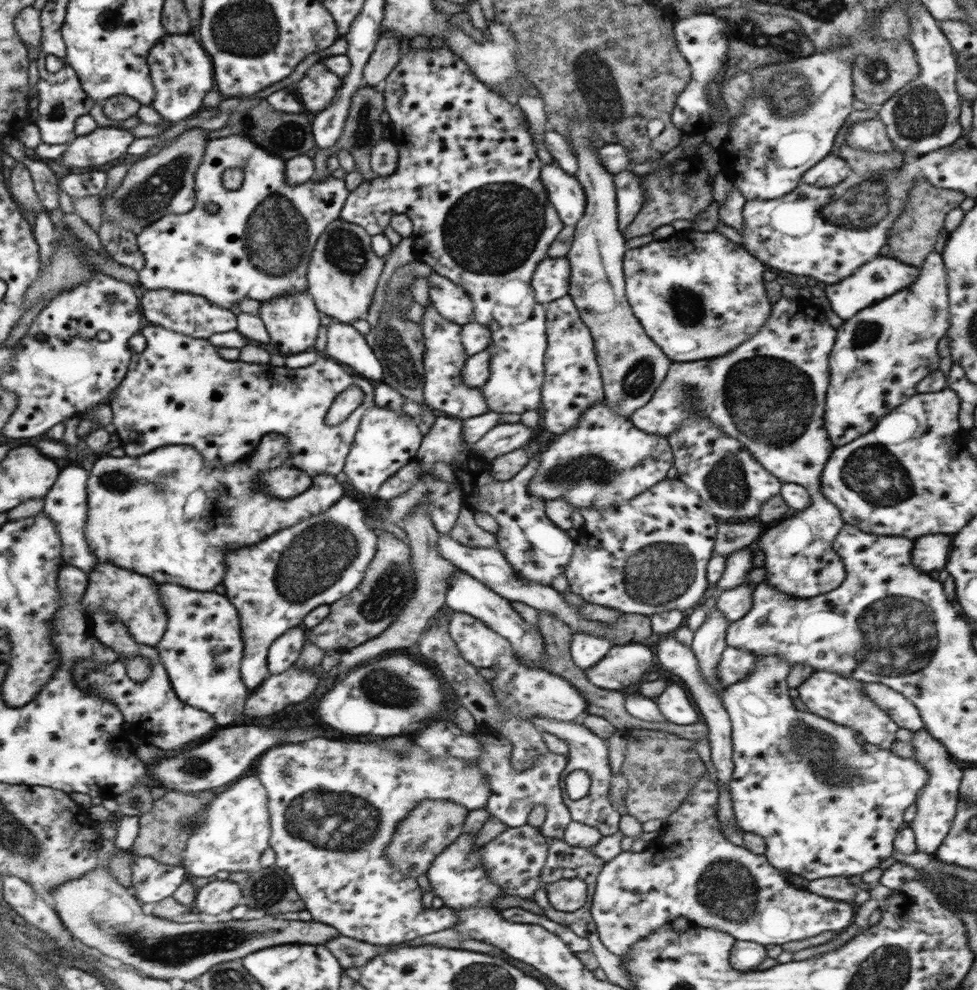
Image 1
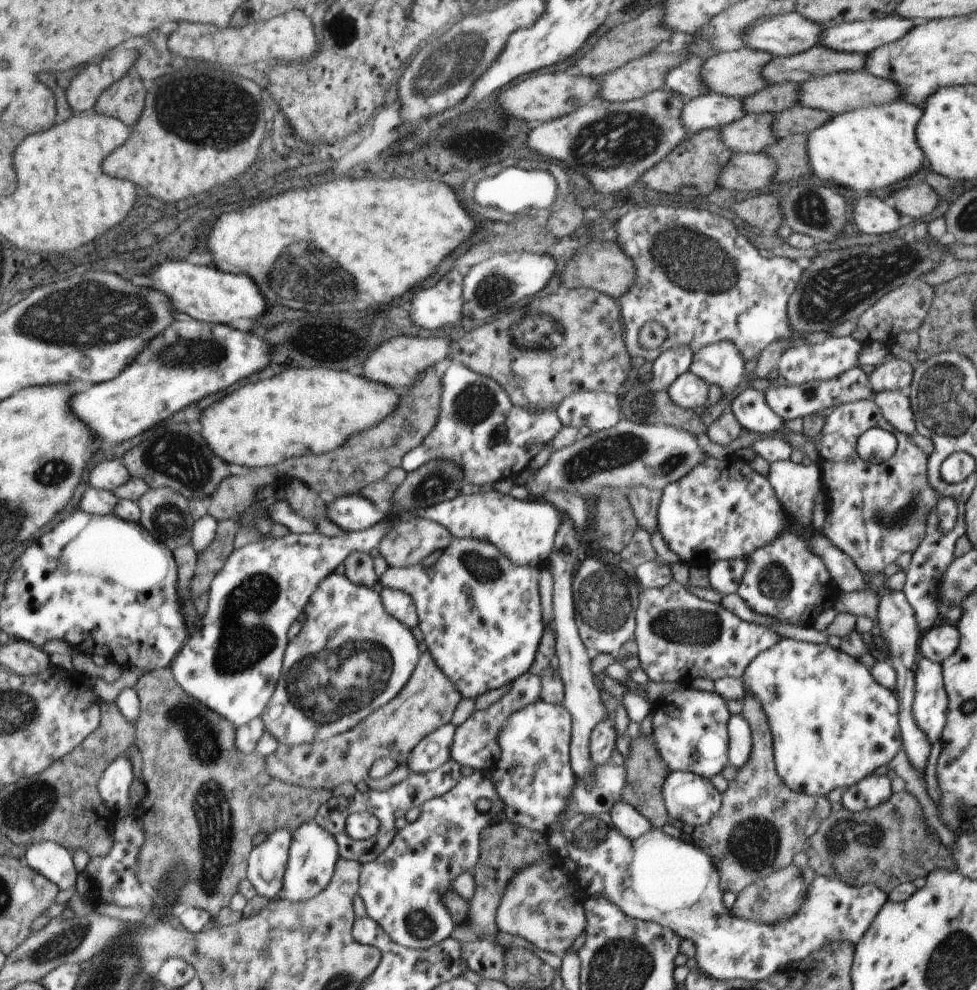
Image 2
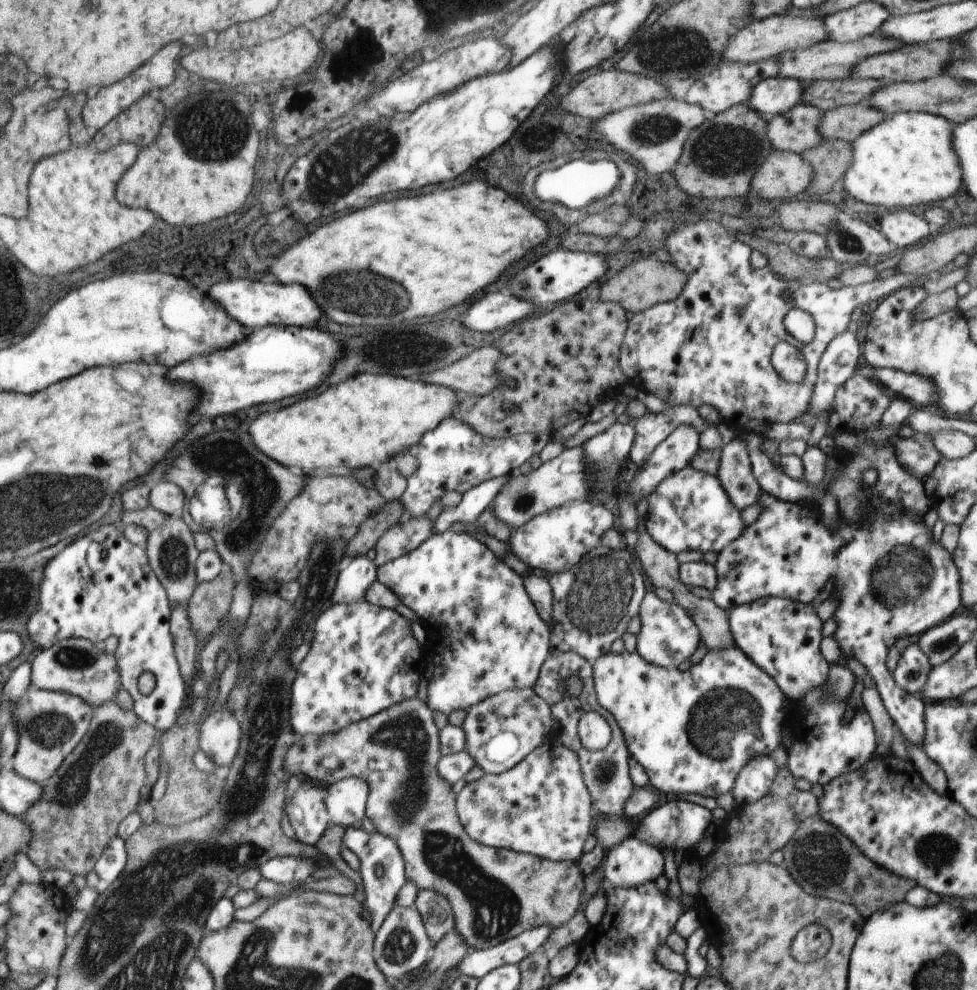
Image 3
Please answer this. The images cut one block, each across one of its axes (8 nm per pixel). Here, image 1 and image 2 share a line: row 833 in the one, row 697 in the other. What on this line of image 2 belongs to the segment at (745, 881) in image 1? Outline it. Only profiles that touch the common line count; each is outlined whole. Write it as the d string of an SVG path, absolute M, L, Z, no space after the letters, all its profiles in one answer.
M694 684L687 685L684 689L675 690L666 697L661 696L653 705L653 737L658 748L660 758L671 771L686 771L698 775L707 781L720 774L729 765L728 758L728 721L731 714L726 700L713 688L702 687L697 689Z

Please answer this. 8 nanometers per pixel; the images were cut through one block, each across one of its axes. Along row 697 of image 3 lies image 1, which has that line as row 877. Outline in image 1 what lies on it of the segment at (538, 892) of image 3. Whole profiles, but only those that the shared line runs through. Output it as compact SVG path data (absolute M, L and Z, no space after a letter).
M422 800L398 824L392 842L384 852L388 861L404 875L417 878L421 874L426 874L436 856L442 854L442 851L463 833L464 820L468 812L467 808L452 800Z

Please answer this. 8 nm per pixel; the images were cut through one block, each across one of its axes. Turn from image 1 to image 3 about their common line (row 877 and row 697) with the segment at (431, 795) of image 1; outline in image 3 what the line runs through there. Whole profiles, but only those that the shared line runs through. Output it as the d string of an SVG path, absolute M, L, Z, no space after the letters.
M366 599L362 600L362 602L356 602L356 604L331 604L324 612L320 613L320 616L317 616L315 624L311 628L314 631L314 638L312 638L308 654L297 666L296 678L292 681L290 693L289 720L292 730L297 736L323 735L324 733L340 732L340 730L355 722L360 722L369 716L374 716L378 714L378 712L382 712L394 706L394 704L400 704L400 702L404 702L404 700L412 700L412 698L417 696L418 684L420 676L422 675L422 666L425 661L422 646L419 644L418 640L416 640L414 634L412 634L410 621L397 611L370 604Z

